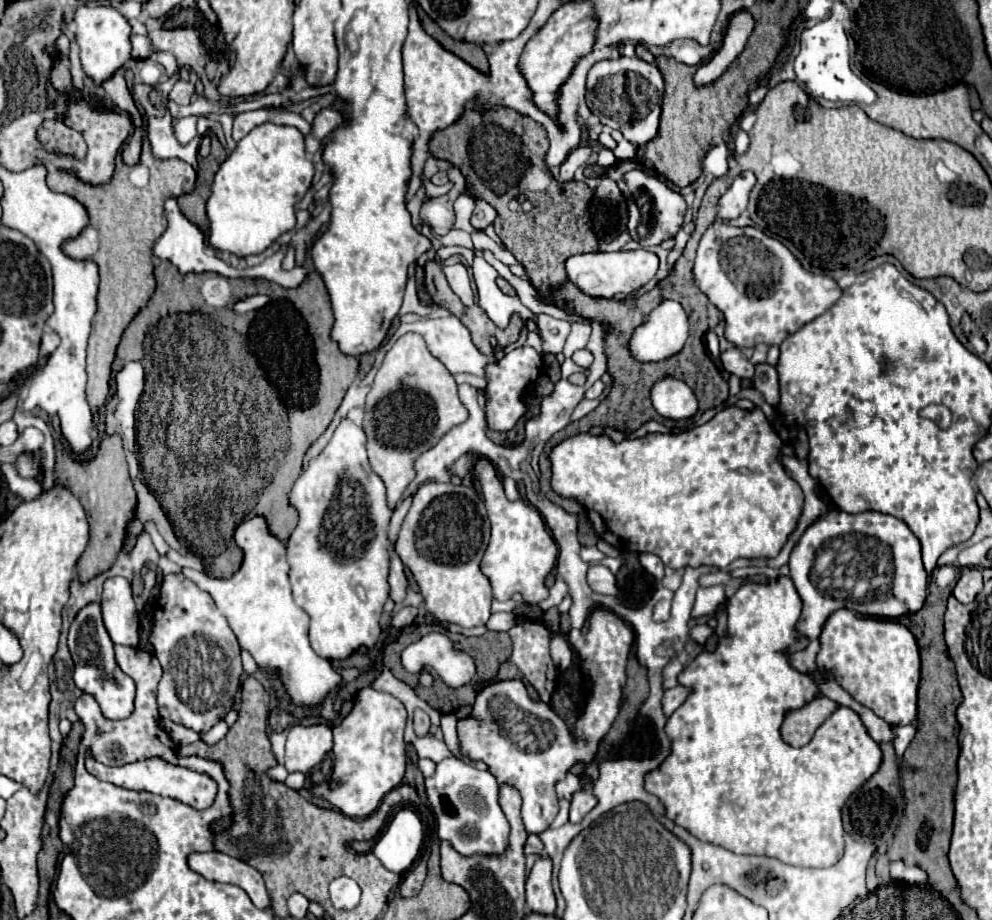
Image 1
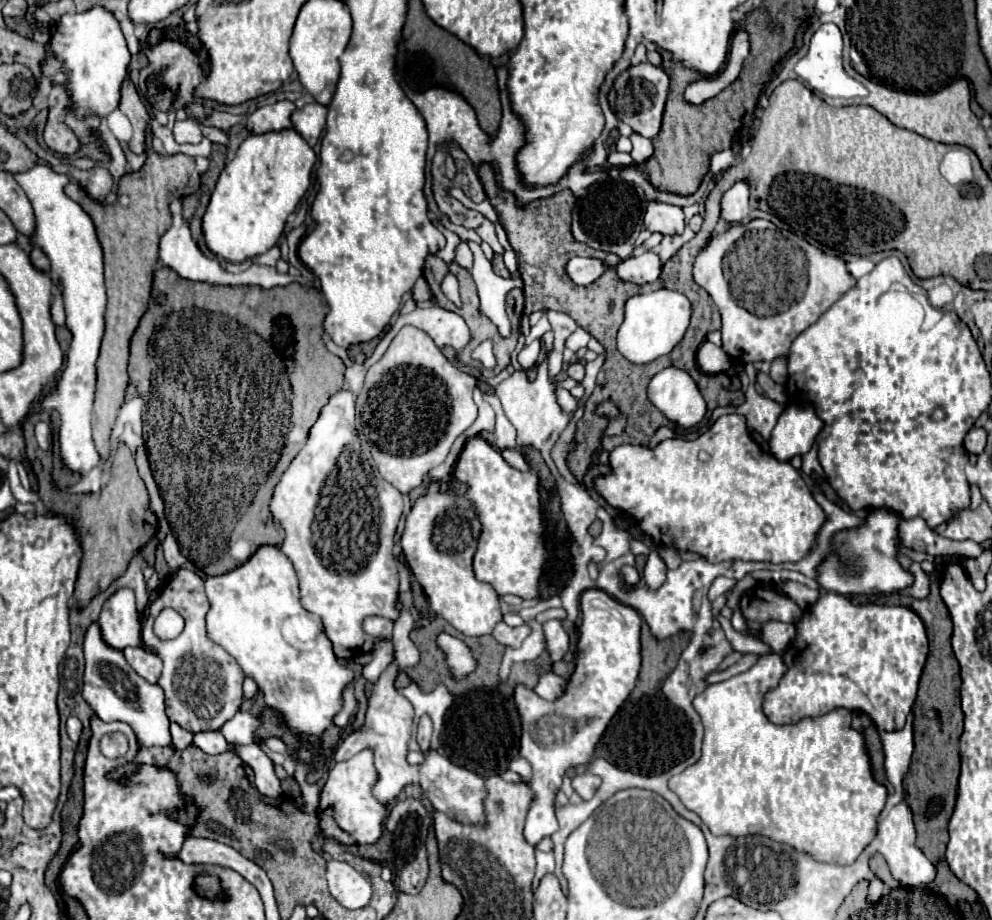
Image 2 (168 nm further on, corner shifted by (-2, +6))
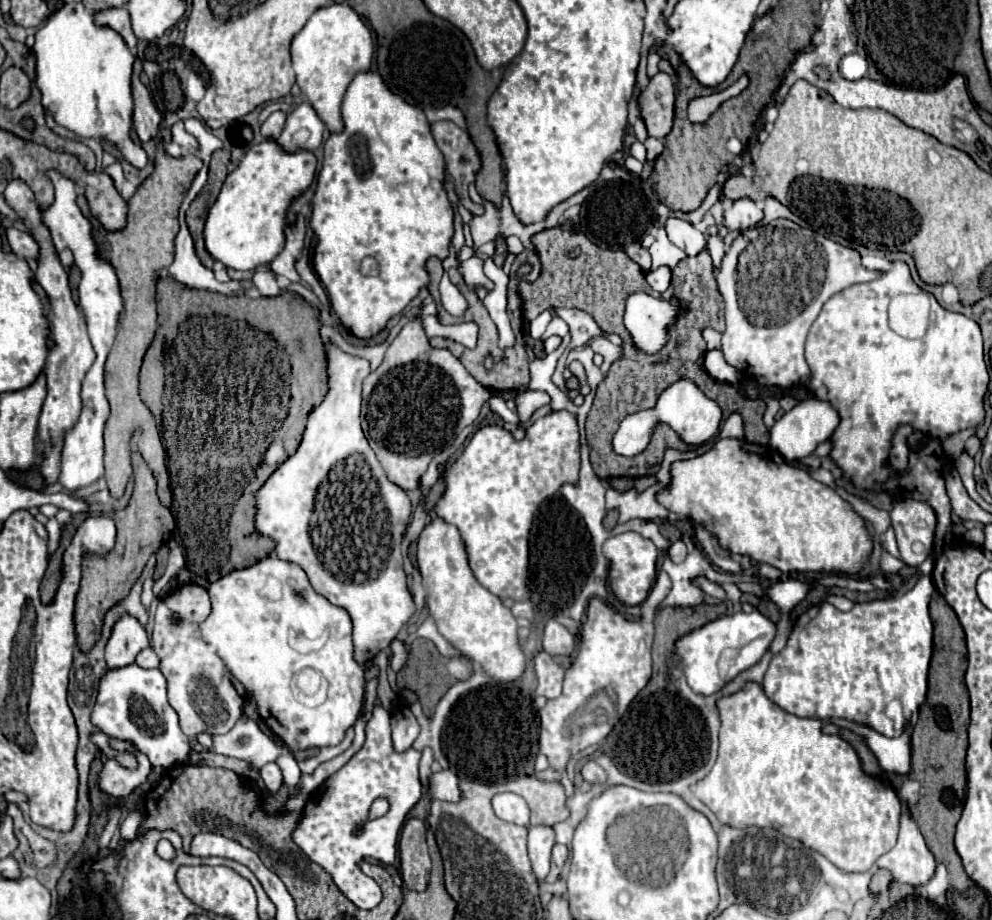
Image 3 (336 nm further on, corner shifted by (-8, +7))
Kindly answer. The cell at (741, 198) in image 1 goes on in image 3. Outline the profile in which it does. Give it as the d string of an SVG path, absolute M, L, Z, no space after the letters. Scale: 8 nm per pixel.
M736 199L730 207L724 209L724 225L730 231L744 231L754 227L764 217L758 203L752 199Z

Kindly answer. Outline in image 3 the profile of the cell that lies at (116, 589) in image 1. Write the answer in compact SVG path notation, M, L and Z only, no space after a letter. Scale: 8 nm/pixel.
M124 613L112 627L112 635L106 643L106 665L110 669L124 667L134 663L138 651L150 645L146 629L138 623L136 617Z

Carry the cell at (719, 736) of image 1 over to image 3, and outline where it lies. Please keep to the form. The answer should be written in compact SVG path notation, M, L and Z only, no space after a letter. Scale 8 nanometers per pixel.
M748 681L740 691L732 693L732 695L726 695L726 697L720 697L716 701L716 707L718 707L718 715L720 715L720 749L718 749L718 759L712 767L712 771L700 781L700 783L694 783L692 785L692 793L706 805L714 811L714 815L724 823L724 825L730 825L730 827L736 827L736 829L744 829L744 827L772 827L776 831L780 831L782 835L786 837L792 837L792 839L798 839L802 841L806 847L822 853L826 859L830 859L838 869L842 871L868 871L874 861L884 855L886 851L890 851L894 845L896 845L896 837L898 837L898 819L900 819L902 802L898 795L894 793L894 789L881 779L881 777L874 777L868 775L862 771L862 763L860 763L860 757L856 755L854 747L842 739L840 735L828 735L824 733L824 721L822 719L802 719L802 717L796 717L796 715L790 715L790 713L784 713L778 705L774 705L762 691L762 685L760 683L754 683L754 681Z

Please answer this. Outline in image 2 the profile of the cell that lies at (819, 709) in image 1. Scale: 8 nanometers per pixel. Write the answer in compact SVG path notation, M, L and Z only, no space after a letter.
M826 592L796 622L796 638L782 656L786 674L780 678L778 686L764 696L764 714L768 720L788 724L810 716L822 716L836 708L846 708L870 716L878 730L898 730L904 726L916 698L920 674L928 656L928 638L924 622L912 608L882 604L856 606L840 594Z

